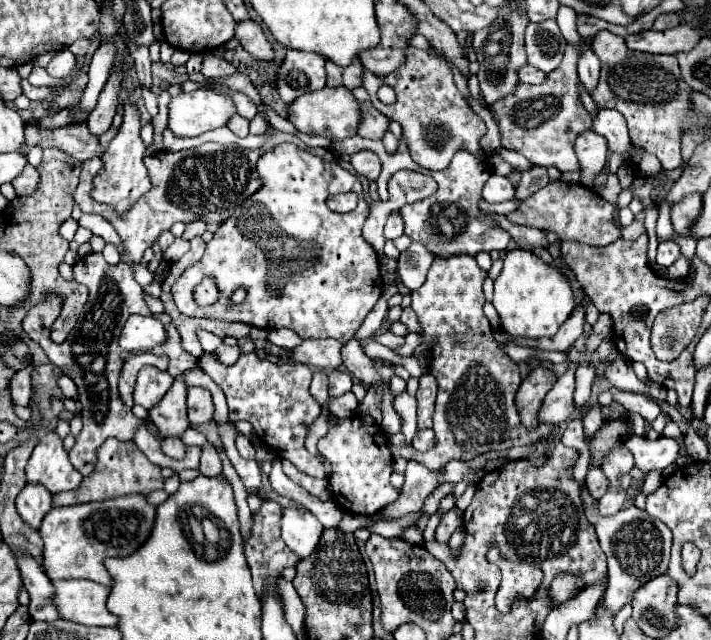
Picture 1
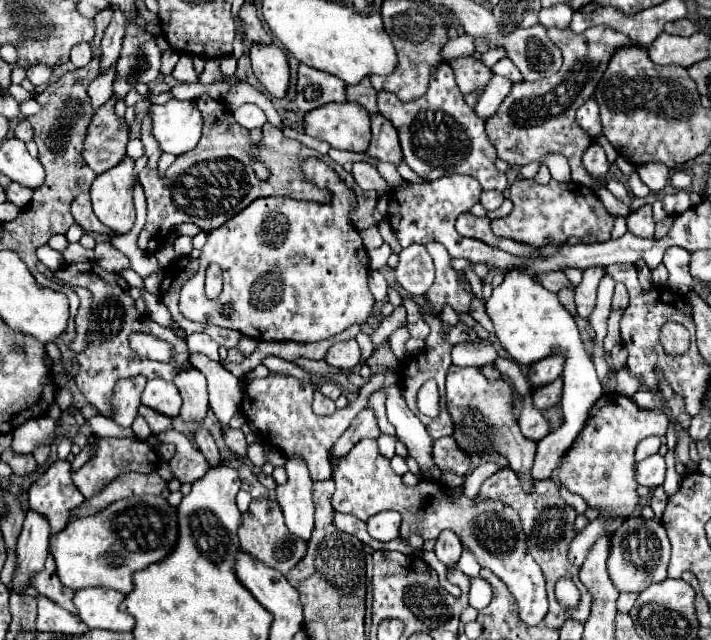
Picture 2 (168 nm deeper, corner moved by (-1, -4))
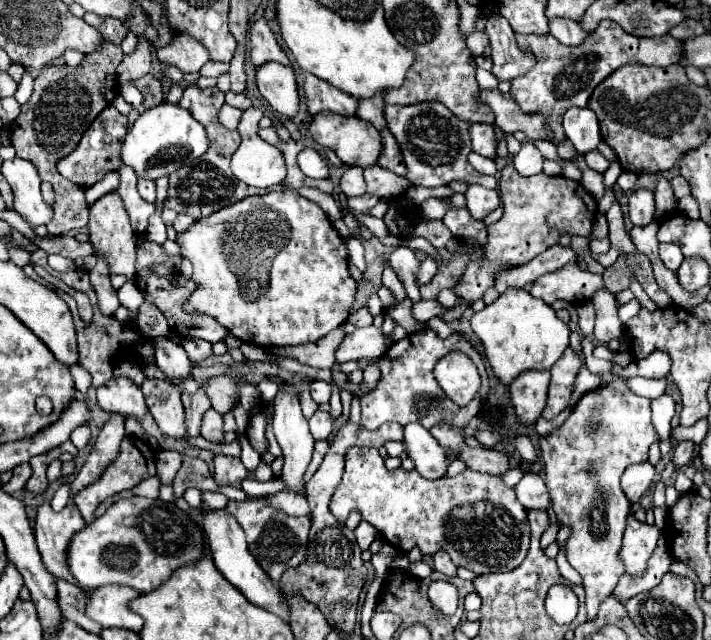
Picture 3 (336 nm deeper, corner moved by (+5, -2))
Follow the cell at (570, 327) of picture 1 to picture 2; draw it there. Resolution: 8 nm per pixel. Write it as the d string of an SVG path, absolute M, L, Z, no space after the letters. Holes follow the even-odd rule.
M558 355L546 357L546 359L530 365L528 383L530 383L534 389L552 383L552 381L562 373L562 365L564 365L564 359L558 357Z

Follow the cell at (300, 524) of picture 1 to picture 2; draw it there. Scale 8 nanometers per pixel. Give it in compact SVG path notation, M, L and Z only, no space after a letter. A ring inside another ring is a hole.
M286 457L288 481L276 487L276 501L282 507L286 525L292 535L308 541L314 527L314 501L312 501L312 477L302 457Z

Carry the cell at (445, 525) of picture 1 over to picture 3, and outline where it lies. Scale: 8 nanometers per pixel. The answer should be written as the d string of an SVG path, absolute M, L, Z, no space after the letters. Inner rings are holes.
M438 549L434 553L434 569L442 571L444 575L456 575L456 565L452 563L450 555L446 551L442 551L442 549Z

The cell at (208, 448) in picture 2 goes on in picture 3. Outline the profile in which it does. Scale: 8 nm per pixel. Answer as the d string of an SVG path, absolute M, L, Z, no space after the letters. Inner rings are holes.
M198 389L194 395L182 393L182 403L186 409L186 435L198 437L202 427L202 415L210 409L210 399L204 395L202 389Z

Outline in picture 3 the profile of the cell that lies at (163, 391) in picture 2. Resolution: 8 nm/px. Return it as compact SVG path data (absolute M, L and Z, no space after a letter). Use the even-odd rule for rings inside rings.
M144 379L140 391L144 393L146 405L162 433L170 437L184 437L184 407L176 387L162 379Z

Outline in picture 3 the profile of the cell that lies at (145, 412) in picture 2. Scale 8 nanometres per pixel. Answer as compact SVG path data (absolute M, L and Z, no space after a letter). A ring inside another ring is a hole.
M112 377L106 385L96 389L96 399L98 407L112 413L122 413L122 415L134 415L142 419L148 413L148 407L144 403L142 391L124 377Z

